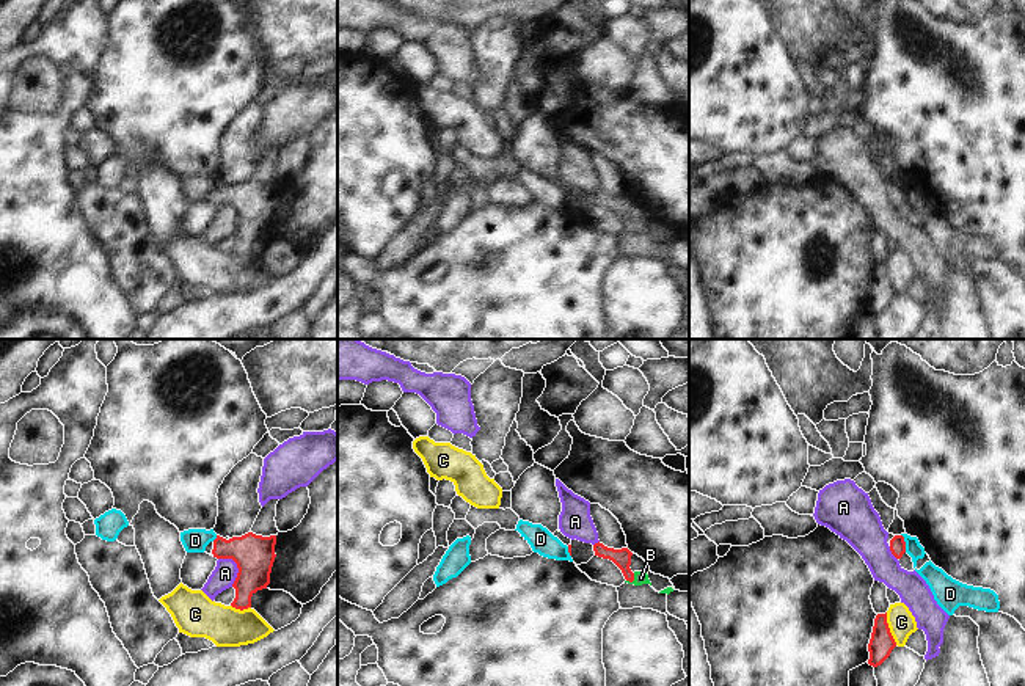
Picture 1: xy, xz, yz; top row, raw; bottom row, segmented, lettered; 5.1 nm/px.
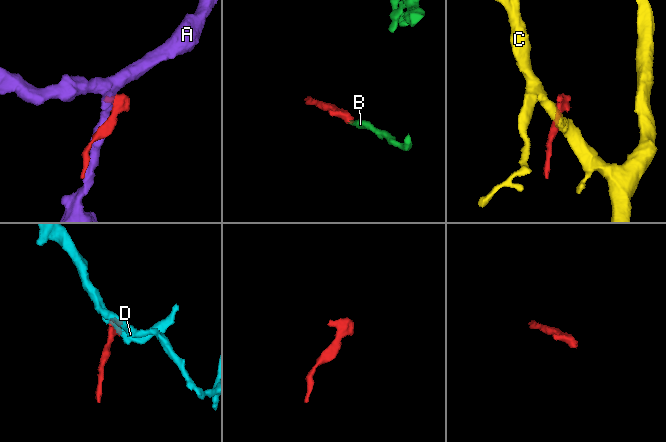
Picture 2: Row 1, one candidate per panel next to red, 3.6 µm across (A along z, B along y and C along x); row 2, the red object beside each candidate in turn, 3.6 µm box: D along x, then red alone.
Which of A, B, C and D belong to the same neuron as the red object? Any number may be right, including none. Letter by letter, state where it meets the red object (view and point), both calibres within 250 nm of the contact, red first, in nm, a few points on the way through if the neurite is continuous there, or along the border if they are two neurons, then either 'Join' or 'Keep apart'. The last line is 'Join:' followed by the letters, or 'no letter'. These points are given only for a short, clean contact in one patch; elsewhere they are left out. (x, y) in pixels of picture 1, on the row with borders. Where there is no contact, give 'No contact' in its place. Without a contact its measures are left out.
A: Touches red at xy (237, 567). Thickness 200 nm (red) against 120 nm. Boundary: xy (218, 558), (229, 558), (236, 564), (237, 576), (233, 586). Keep apart
B: Touches red at xz (633, 580). Thickness 100 nm (red) against 70 nm. Path across: xz (622, 558), (625, 570), (633, 580), (641, 578). Join
C: Touches red at yz (889, 628). Thickness 130 nm (red) against 140 nm. Boundary: yz (886, 613), (889, 631), (897, 644). Keep apart
D: Touches red at yz (904, 543). Thickness 80 nm (red) against 110 nm. Boundary: yz (901, 534), (906, 551). Keep apart
Join: B

